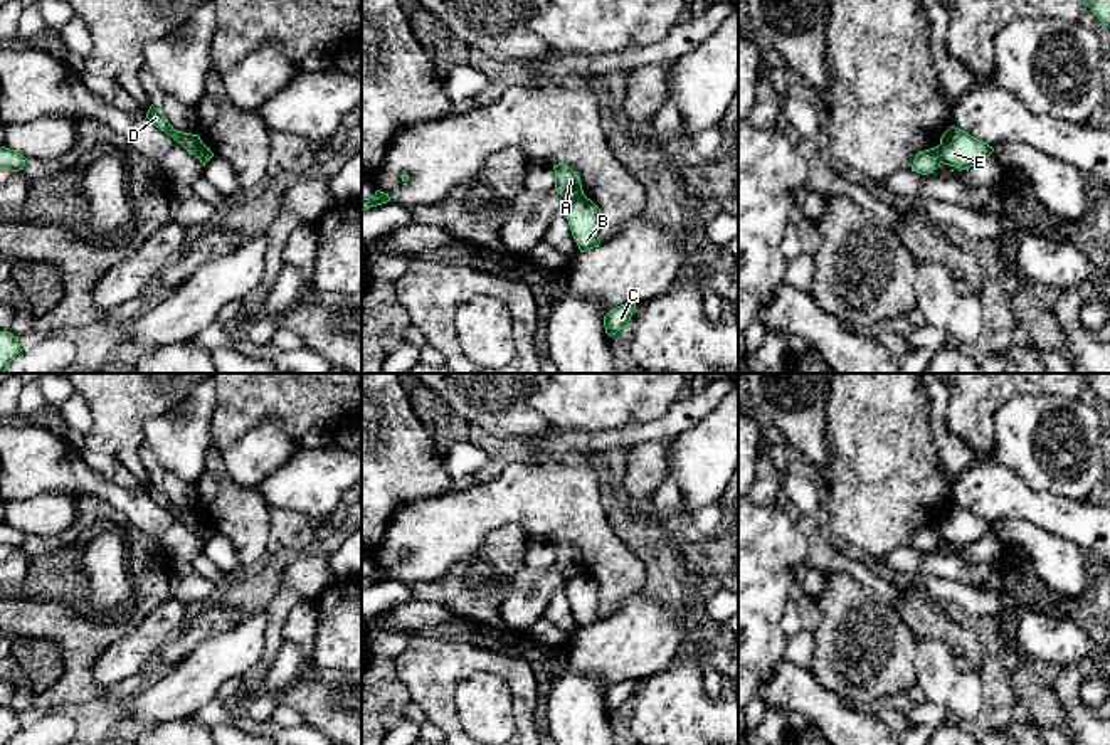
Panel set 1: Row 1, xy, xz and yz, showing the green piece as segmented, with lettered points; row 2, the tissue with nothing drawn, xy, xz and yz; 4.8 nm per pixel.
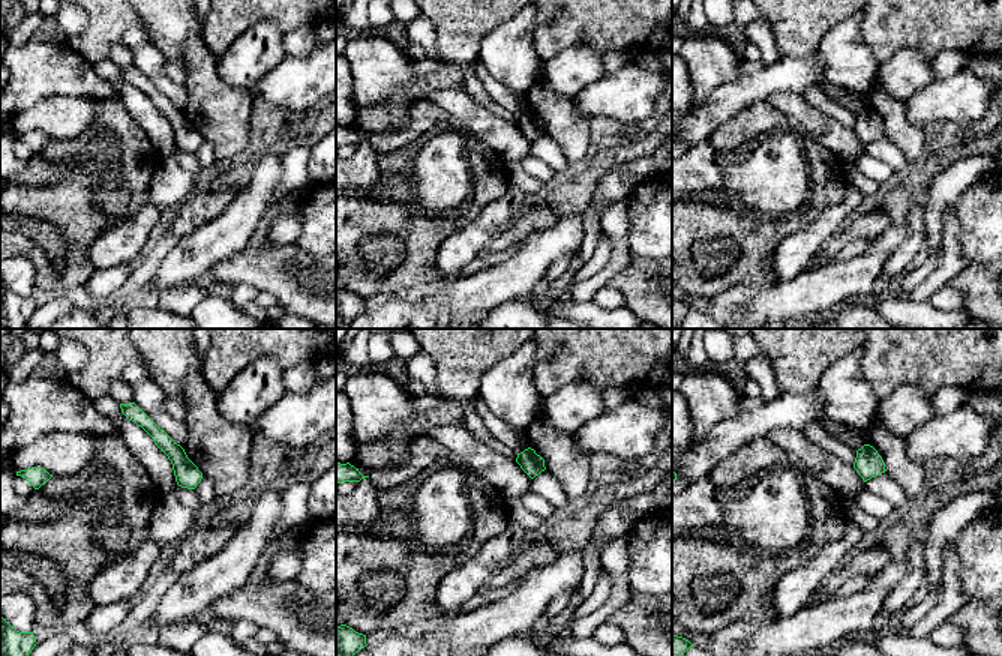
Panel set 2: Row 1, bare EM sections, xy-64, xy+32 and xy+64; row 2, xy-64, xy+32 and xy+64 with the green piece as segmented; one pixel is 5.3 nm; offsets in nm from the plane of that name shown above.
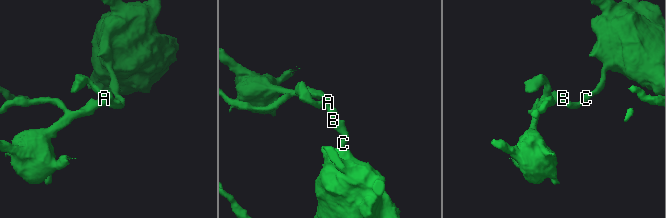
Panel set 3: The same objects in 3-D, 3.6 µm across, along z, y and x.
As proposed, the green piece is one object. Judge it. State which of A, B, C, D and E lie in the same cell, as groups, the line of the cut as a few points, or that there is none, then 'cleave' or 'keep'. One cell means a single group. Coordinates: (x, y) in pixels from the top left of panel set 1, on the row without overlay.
A D / B C E; cut in yz along (937, 523), (940, 538); cleave

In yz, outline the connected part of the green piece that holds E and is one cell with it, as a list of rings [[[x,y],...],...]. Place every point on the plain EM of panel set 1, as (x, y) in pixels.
[[[950,503],[940,515],[940,540],[960,547],[977,542],[994,528],[987,520],[970,513],[969,510]]]

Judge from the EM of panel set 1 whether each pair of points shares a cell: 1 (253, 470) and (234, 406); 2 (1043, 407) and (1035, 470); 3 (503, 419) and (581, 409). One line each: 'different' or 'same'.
1: different
2: same
3: different

